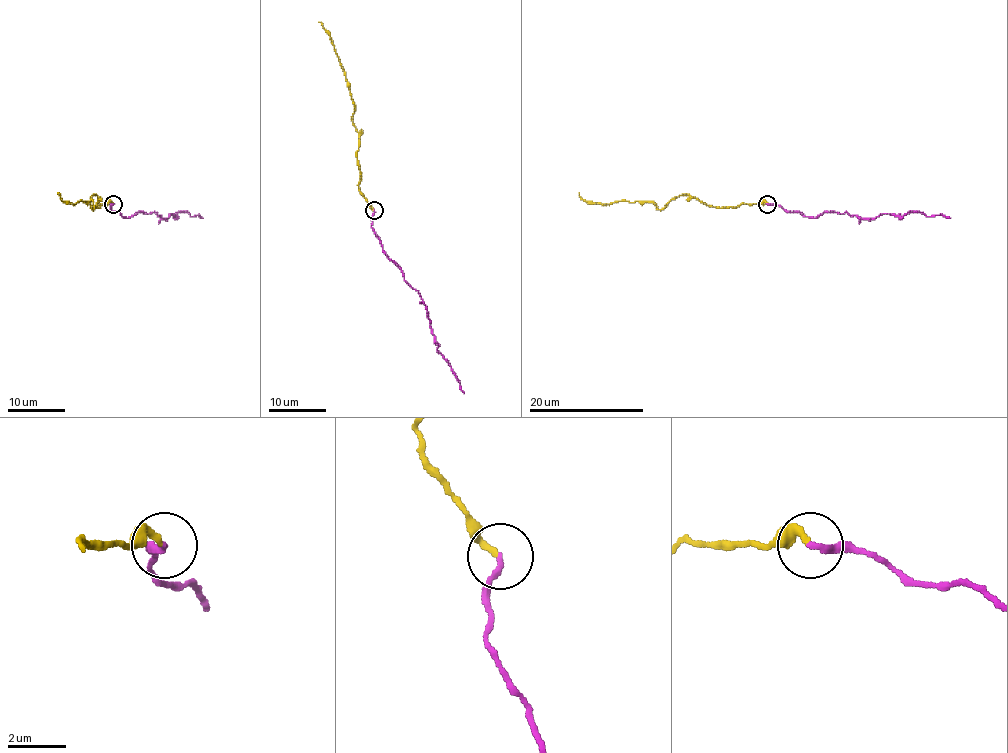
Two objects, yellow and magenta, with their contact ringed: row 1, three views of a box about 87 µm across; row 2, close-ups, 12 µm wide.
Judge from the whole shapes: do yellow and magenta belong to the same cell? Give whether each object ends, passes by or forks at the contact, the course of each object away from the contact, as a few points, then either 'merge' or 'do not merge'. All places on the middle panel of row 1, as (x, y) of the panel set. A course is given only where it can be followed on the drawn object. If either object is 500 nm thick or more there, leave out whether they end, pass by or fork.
yellow ends there; magenta ends there; yellow runs (374, 210), (358, 186), (358, 136), (352, 118), (354, 102), (350, 95), (350, 83), (330, 33), (318, 22); magenta runs (374, 210), (371, 226), (382, 250), (418, 292), (427, 309), (437, 350), (448, 363), (464, 393); do not merge

